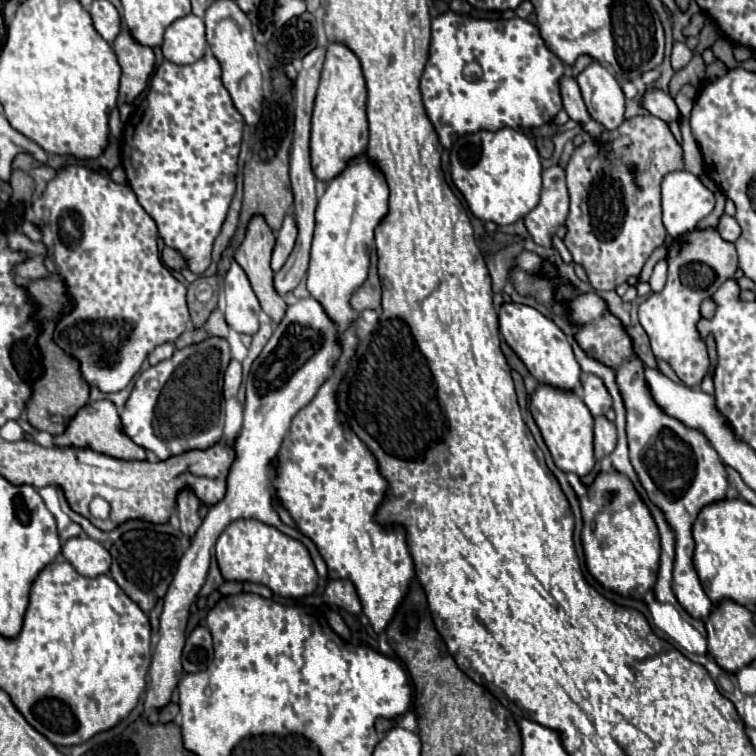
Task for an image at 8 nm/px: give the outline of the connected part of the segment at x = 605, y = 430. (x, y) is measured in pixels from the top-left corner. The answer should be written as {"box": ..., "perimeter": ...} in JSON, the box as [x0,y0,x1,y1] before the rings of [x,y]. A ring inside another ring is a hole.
{"box":[594,416,616,462],"perimeter":[[[596,416],[594,426],[594,454],[600,462],[602,458],[610,456],[616,448],[616,424],[610,422],[606,416]]]}

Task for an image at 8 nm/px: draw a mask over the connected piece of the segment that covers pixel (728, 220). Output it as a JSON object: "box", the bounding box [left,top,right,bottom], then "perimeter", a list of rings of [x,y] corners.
{"box":[716,214,740,242],"perimeter":[[[722,214],[720,220],[718,220],[718,226],[716,230],[720,232],[720,236],[728,242],[736,242],[736,238],[740,236],[740,226],[736,222],[734,216],[728,216],[728,214]]]}

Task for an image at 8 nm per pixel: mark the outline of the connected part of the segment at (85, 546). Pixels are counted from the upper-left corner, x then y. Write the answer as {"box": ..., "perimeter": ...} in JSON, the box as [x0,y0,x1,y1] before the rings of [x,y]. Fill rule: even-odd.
{"box":[62,538,112,578],"perimeter":[[[70,538],[64,542],[62,546],[62,554],[64,558],[74,566],[74,570],[82,576],[88,578],[96,578],[100,574],[108,574],[110,572],[110,564],[112,558],[108,554],[108,550],[92,540],[92,538]]]}

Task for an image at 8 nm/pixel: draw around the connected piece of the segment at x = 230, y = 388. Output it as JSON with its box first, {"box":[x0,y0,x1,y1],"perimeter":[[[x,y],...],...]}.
{"box":[224,360,242,400],"perimeter":[[[232,360],[226,374],[224,374],[224,398],[226,400],[230,400],[238,394],[240,382],[242,382],[242,366],[240,366],[240,362]]]}

